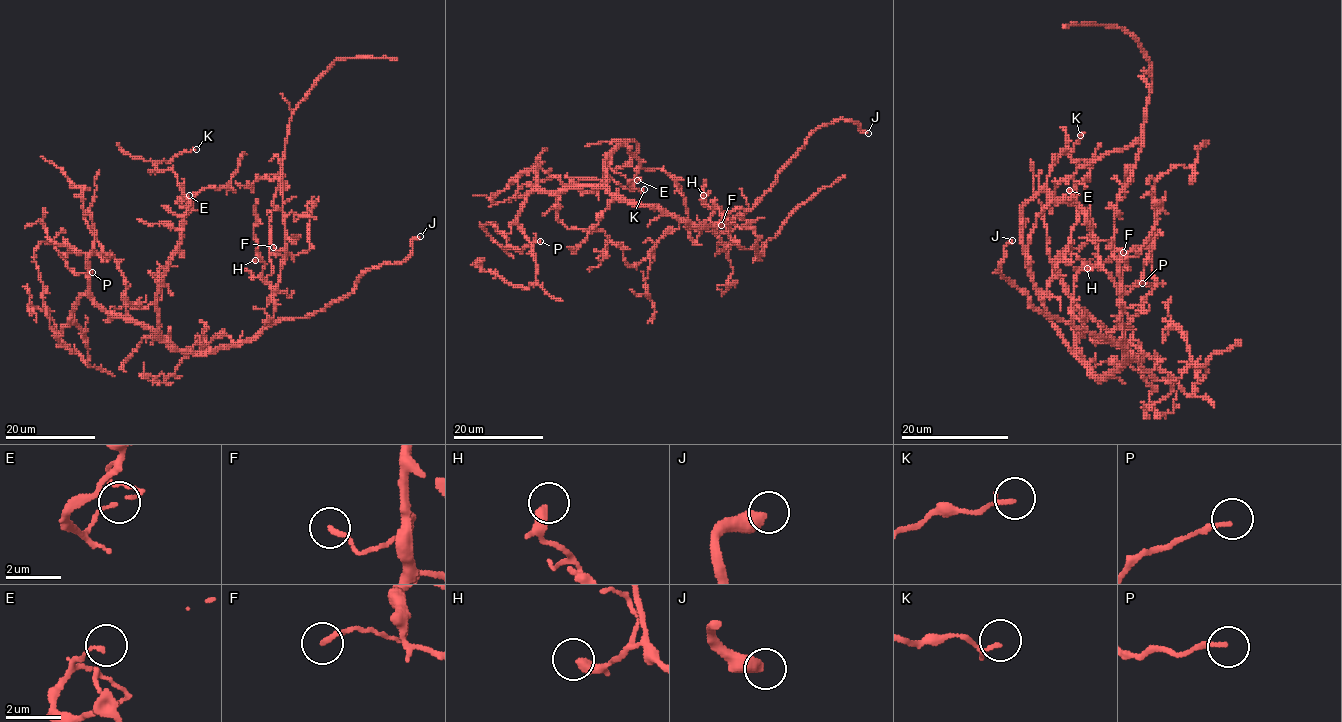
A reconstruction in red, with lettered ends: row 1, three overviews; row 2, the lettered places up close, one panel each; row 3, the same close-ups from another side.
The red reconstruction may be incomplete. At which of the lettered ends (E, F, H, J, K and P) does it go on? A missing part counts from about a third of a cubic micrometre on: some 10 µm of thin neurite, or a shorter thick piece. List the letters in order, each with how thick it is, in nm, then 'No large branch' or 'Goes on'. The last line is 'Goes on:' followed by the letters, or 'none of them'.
E: Thickness 130 nm. No large branch
F: Thickness 170 nm. No large branch
H: Thickness 360 nm. No large branch
J: Thickness 500 nm. No large branch
K: Thickness 160 nm. No large branch
P: Thickness 170 nm. No large branch
Goes on: none of them

